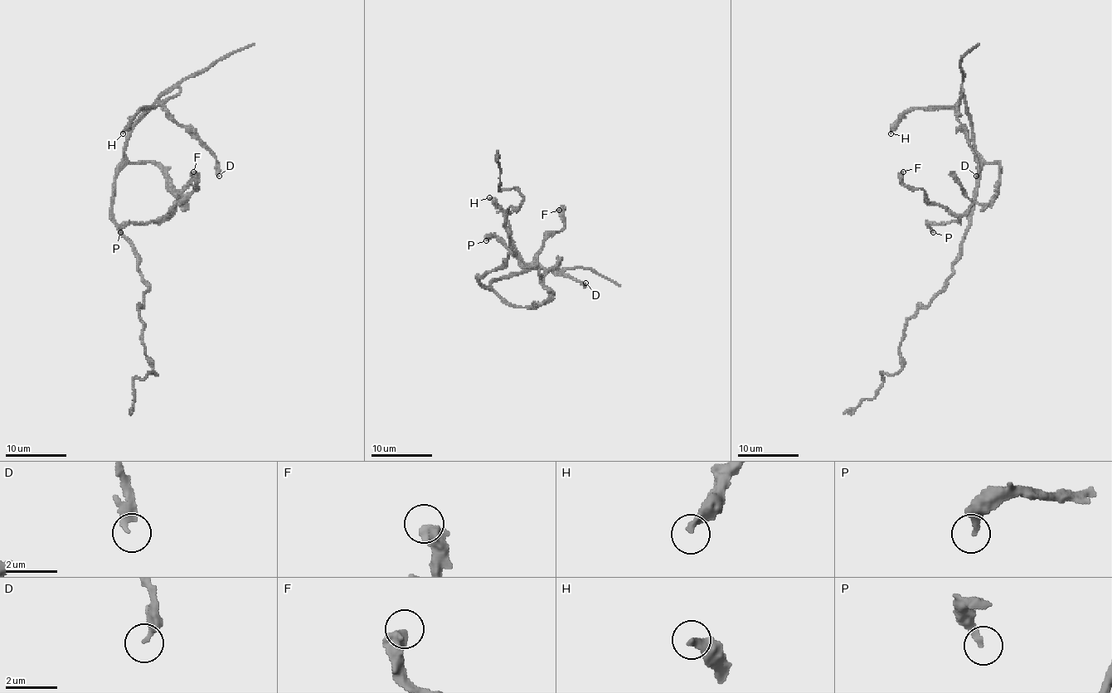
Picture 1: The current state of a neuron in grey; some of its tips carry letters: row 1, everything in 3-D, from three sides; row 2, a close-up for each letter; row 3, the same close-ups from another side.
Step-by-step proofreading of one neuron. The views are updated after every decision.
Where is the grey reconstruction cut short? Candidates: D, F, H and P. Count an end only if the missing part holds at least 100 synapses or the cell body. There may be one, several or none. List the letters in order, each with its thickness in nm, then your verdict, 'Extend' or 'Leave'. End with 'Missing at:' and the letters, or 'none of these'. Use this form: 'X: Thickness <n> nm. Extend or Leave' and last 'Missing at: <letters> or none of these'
D: Thickness 280 nm. Leave
F: Thickness 460 nm. Leave
H: Thickness 300 nm. Leave
P: Thickness 280 nm. Leave
Missing at: none of these

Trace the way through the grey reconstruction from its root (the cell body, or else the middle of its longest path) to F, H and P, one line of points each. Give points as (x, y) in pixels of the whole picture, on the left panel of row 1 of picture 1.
F: (115, 220), (115, 176), (128, 163), (153, 162), (161, 170), (182, 201), (170, 214), (197, 188), (193, 172)
H: (115, 220), (112, 191), (129, 130), (164, 94), (179, 89), (157, 106), (143, 107), (123, 133)
P: (115, 220), (115, 176), (128, 163), (153, 162), (182, 203), (177, 203), (168, 215), (128, 223), (120, 232)

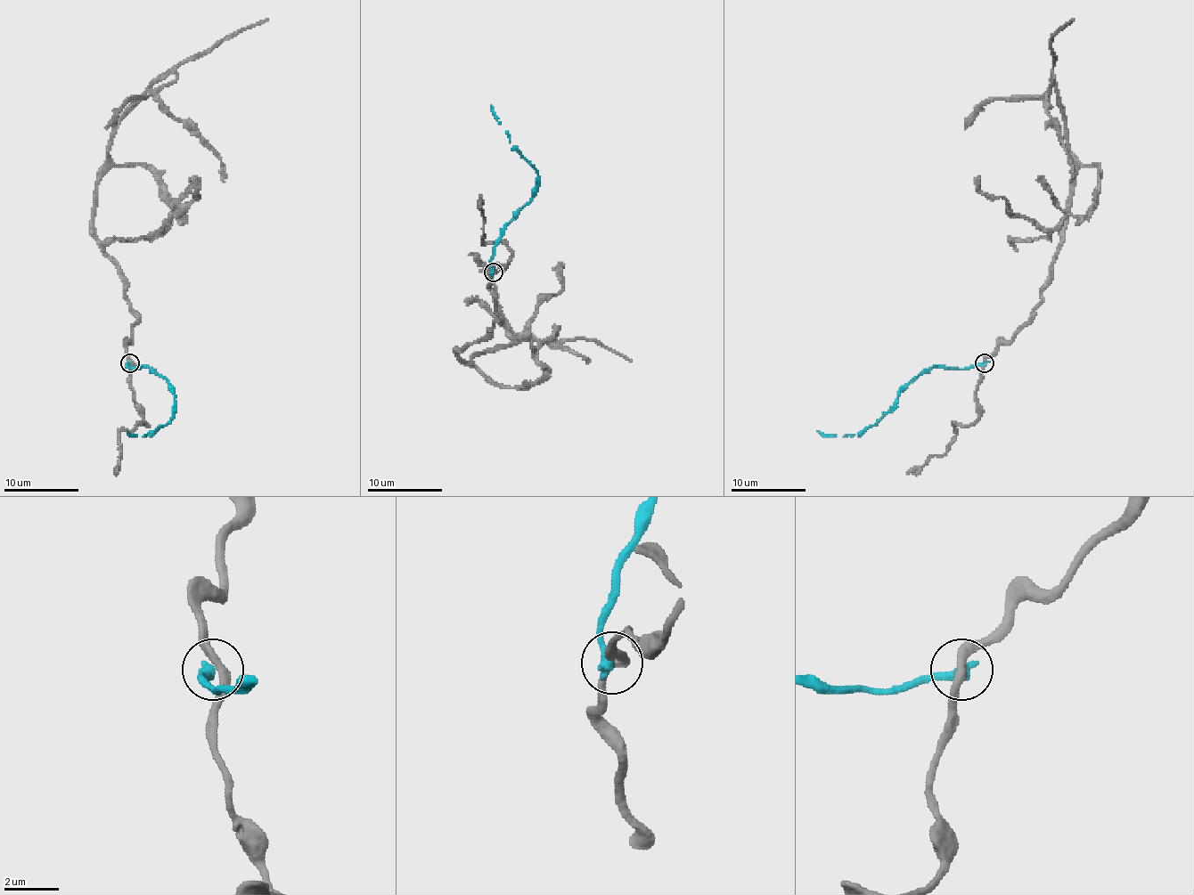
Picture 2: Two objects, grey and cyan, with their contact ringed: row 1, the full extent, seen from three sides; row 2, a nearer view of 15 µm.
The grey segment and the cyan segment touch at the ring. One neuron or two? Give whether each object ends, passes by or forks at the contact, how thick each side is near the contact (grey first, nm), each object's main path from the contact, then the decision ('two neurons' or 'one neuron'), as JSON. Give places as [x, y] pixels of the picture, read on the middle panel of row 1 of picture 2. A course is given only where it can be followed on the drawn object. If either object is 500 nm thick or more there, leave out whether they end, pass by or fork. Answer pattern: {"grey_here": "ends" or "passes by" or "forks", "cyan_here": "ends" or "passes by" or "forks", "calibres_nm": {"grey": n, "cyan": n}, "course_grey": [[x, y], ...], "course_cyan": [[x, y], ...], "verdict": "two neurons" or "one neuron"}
{"grey_here": "passes by", "cyan_here": "ends", "calibres_nm": {"grey": 320, "cyan": 440}, "course_grey": [[493, 272], [500, 316], [457, 353], [462, 360], [539, 341], [520, 335], [588, 358]], "course_cyan": [[493, 272], [494, 241], [505, 224], [530, 200], [537, 187], [537, 170], [513, 146], [491, 105]], "verdict": "two neurons"}

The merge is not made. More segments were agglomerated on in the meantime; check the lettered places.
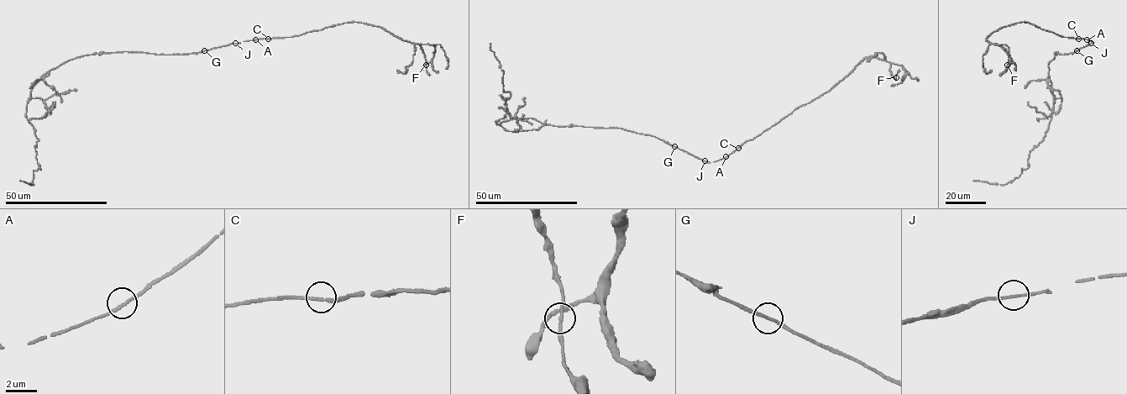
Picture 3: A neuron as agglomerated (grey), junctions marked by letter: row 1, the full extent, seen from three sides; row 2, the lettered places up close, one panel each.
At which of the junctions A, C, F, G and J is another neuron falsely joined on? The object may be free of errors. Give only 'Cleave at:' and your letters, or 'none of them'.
Cleave at: none of them

